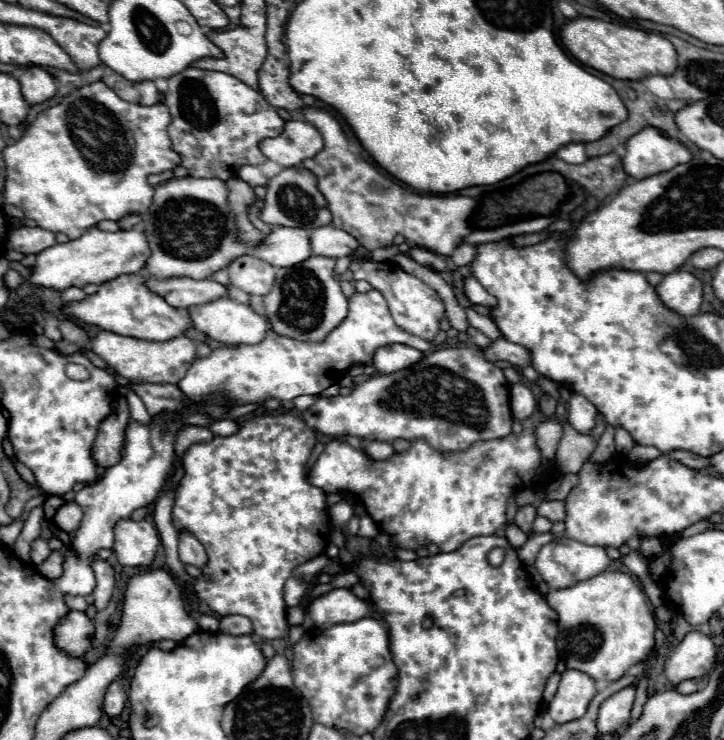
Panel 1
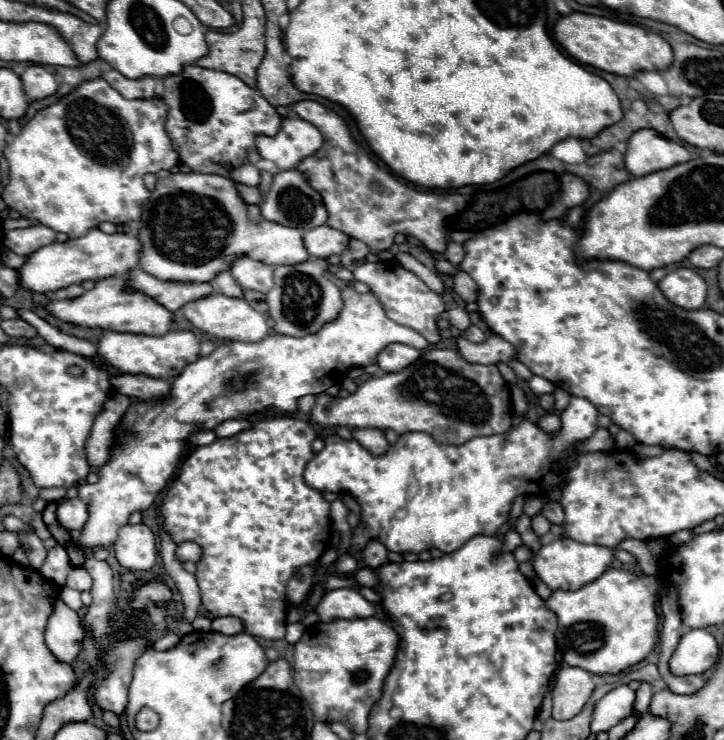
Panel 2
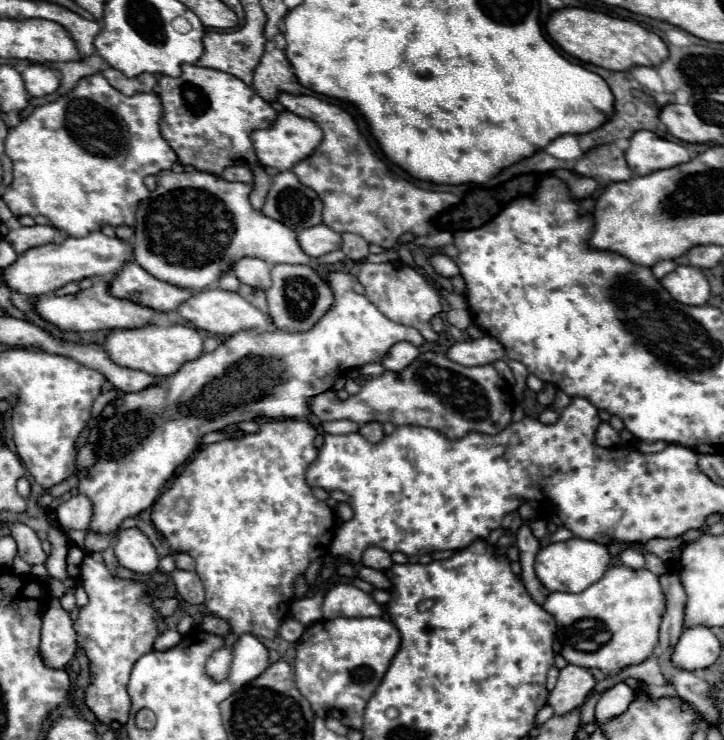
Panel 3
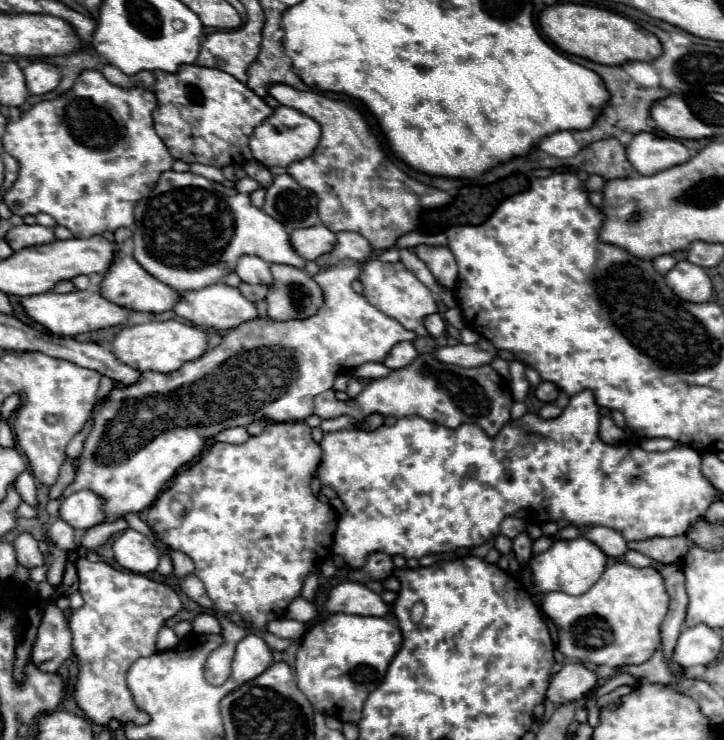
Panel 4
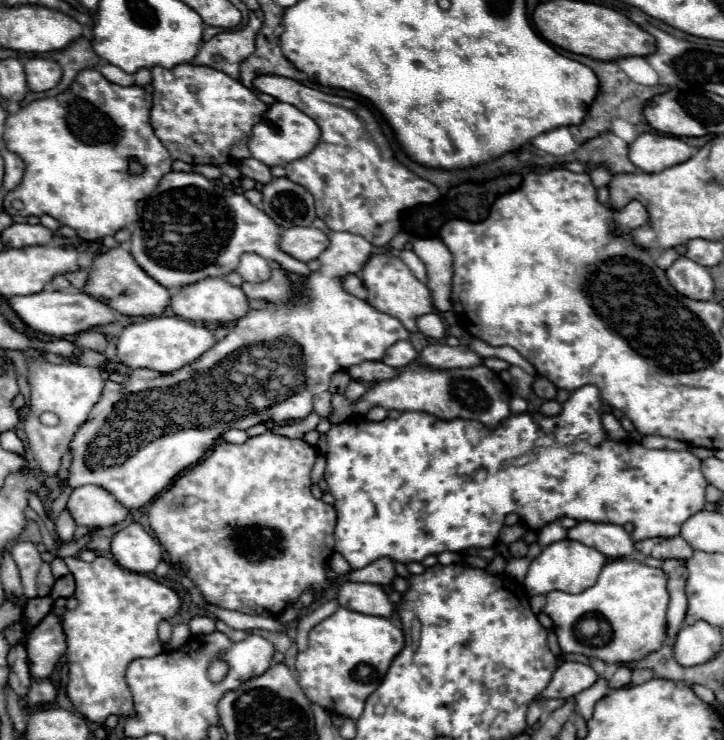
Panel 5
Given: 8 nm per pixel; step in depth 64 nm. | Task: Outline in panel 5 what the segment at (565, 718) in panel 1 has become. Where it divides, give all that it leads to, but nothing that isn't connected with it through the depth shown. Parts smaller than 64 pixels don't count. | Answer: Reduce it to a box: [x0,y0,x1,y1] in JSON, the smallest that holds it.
[542,662,598,698]

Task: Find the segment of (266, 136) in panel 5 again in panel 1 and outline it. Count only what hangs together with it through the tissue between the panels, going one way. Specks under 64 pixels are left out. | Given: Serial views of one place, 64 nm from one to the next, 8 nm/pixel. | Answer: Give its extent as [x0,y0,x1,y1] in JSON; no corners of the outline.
[260,120,324,168]

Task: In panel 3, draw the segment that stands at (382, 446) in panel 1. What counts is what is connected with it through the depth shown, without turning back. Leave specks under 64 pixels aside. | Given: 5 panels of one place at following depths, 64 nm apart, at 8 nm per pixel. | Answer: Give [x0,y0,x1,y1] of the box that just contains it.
[358,422,384,444]

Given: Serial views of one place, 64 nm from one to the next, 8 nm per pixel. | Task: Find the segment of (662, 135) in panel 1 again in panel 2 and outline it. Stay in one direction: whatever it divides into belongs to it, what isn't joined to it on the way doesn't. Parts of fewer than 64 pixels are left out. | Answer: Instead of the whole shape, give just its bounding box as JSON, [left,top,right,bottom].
[624,128,690,178]

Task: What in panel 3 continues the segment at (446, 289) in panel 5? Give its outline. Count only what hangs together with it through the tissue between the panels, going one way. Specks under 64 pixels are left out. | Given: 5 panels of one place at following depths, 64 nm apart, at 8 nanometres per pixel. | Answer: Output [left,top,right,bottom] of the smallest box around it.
[429,255,459,278]

